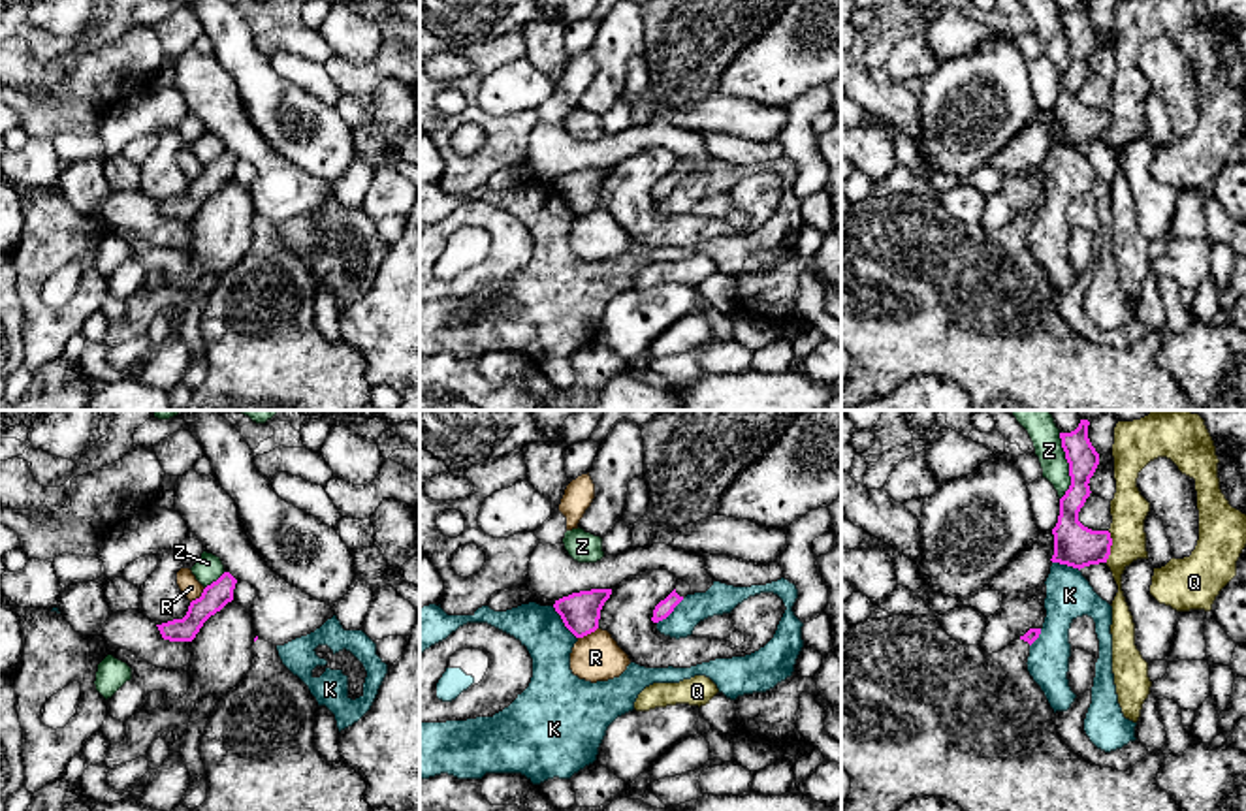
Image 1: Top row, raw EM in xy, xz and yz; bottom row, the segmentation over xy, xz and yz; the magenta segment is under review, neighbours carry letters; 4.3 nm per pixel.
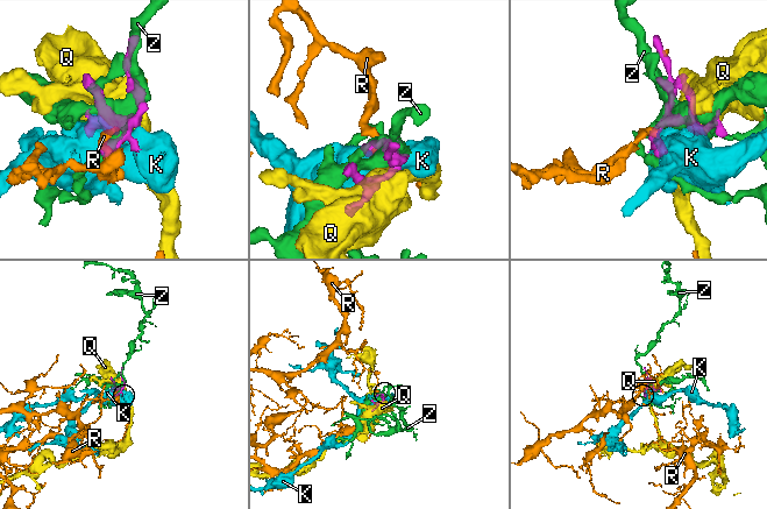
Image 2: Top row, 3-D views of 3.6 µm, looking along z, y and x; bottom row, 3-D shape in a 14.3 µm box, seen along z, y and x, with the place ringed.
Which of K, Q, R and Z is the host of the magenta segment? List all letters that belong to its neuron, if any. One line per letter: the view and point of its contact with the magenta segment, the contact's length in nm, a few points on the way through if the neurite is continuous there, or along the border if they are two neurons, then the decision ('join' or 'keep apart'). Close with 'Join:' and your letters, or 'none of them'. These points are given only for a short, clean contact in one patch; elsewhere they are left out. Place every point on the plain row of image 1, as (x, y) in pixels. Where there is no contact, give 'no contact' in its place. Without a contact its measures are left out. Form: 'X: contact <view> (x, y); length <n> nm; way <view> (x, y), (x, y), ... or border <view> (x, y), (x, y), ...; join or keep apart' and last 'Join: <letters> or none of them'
K: contact xz (563, 200); length 180 nm; keep apart
Q: contact yz (1109, 125); length 140 nm; keep apart
R: contact xz (588, 211); length 100 nm; border xz (597, 206), (578, 217); keep apart
Z: contact yz (1070, 46); length 280 nm; keep apart
Join: none of them

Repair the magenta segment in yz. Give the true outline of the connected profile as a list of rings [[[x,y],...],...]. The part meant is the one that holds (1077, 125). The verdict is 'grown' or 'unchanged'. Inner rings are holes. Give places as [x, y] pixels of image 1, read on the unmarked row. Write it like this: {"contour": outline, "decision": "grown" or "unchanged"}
{"contour": [[[1080,0],[1071,11],[1060,11],[1062,26],[1069,41],[1071,64],[1060,77],[1058,102],[1052,107],[1052,141],[1084,147],[1107,141],[1112,117],[1109,109],[1092,109],[1078,100],[1078,90],[1090,75],[1090,56],[1099,43],[1099,32],[1088,17],[1090,0]]], "decision": "unchanged"}

